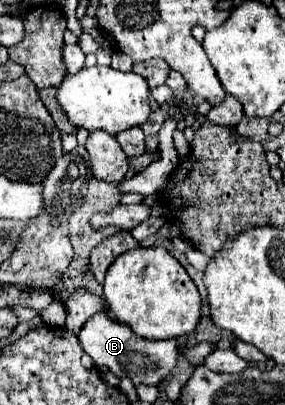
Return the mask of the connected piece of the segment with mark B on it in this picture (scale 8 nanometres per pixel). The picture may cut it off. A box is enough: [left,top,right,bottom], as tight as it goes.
[79,312,179,385]

